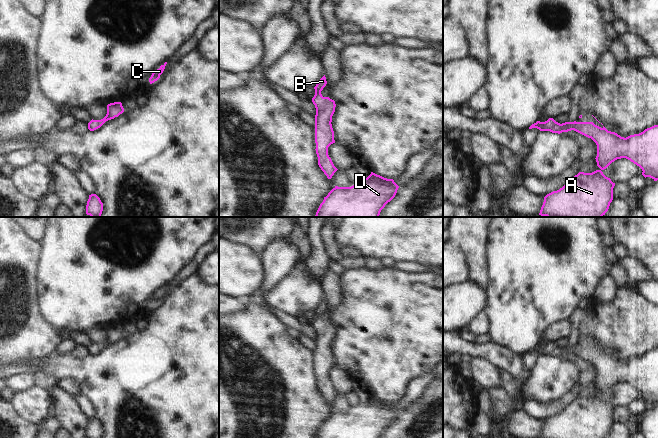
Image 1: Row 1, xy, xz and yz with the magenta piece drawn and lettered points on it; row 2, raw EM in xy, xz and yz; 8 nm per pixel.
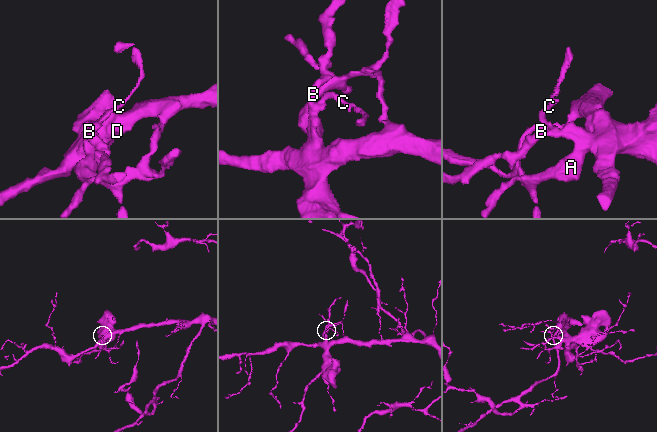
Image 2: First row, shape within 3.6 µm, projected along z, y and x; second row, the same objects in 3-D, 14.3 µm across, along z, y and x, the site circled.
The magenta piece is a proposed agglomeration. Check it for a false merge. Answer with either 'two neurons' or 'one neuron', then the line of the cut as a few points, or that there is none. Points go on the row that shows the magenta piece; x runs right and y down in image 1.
one neuron | no cut

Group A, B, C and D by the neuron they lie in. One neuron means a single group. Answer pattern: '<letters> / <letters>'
A B C D

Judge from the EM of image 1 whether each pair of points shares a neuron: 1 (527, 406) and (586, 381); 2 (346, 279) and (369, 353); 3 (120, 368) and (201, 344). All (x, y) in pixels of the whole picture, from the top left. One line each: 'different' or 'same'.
1: same
2: same
3: same

